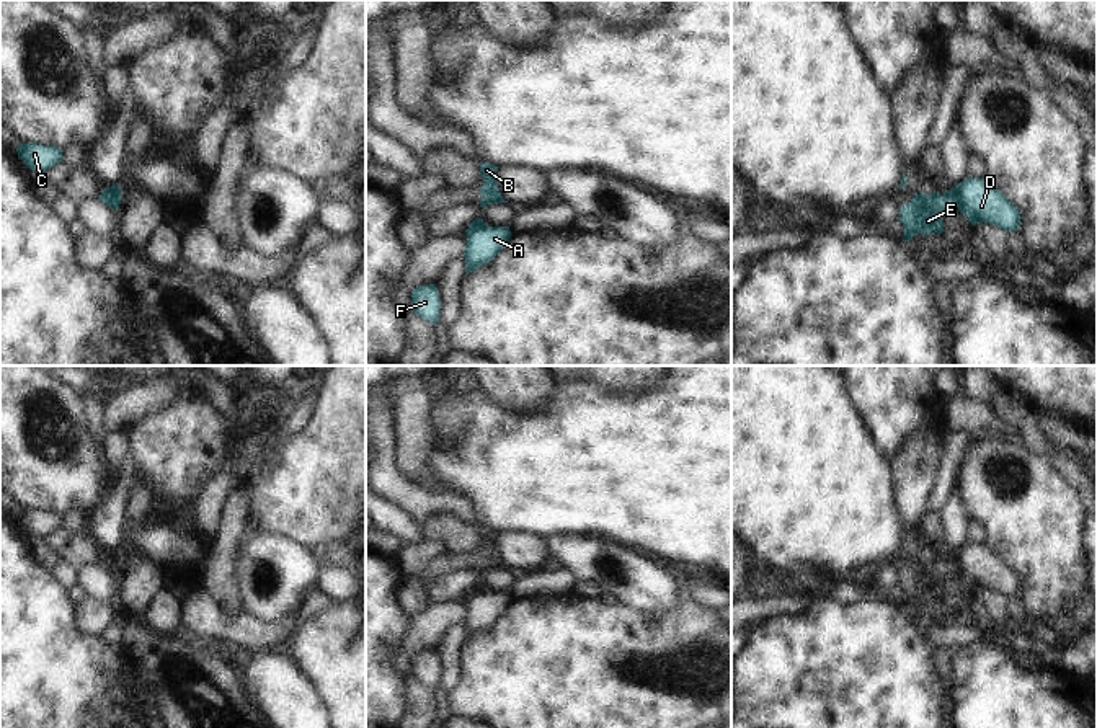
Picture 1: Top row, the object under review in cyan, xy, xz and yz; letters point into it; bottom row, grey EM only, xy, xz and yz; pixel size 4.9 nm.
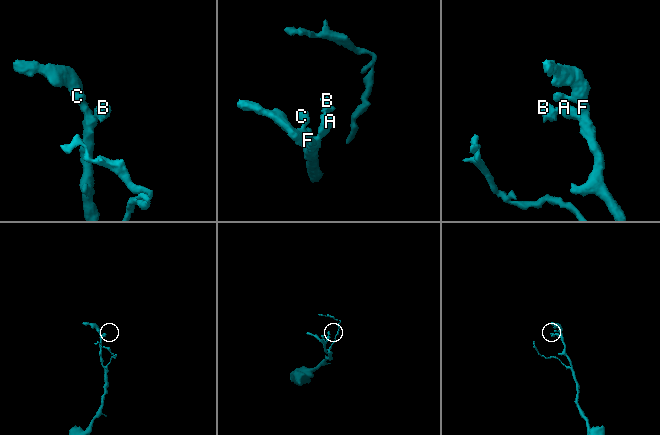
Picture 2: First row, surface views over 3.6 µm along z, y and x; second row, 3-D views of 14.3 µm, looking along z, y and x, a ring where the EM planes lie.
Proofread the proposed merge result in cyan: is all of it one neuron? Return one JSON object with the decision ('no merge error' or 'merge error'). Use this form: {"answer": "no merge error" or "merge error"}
{"answer": "merge error"}

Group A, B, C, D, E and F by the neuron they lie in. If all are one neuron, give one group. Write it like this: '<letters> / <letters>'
A C D F / B E

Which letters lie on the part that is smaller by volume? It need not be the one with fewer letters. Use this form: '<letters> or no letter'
B, E

